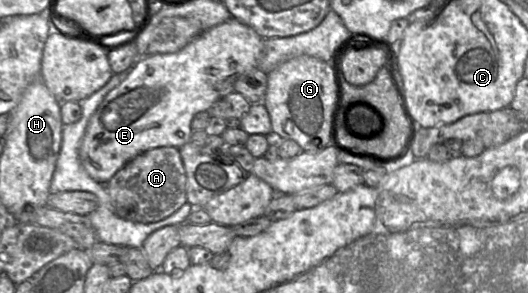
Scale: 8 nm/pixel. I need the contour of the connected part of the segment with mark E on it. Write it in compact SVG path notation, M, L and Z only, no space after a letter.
M231 17L202 32L178 52L153 54L140 59L126 79L105 96L88 122L79 150L85 171L106 186L115 173L137 155L157 147L180 148L188 143L194 115L207 111L217 100L235 91L236 79L258 68L262 50L263 38L253 28Z

